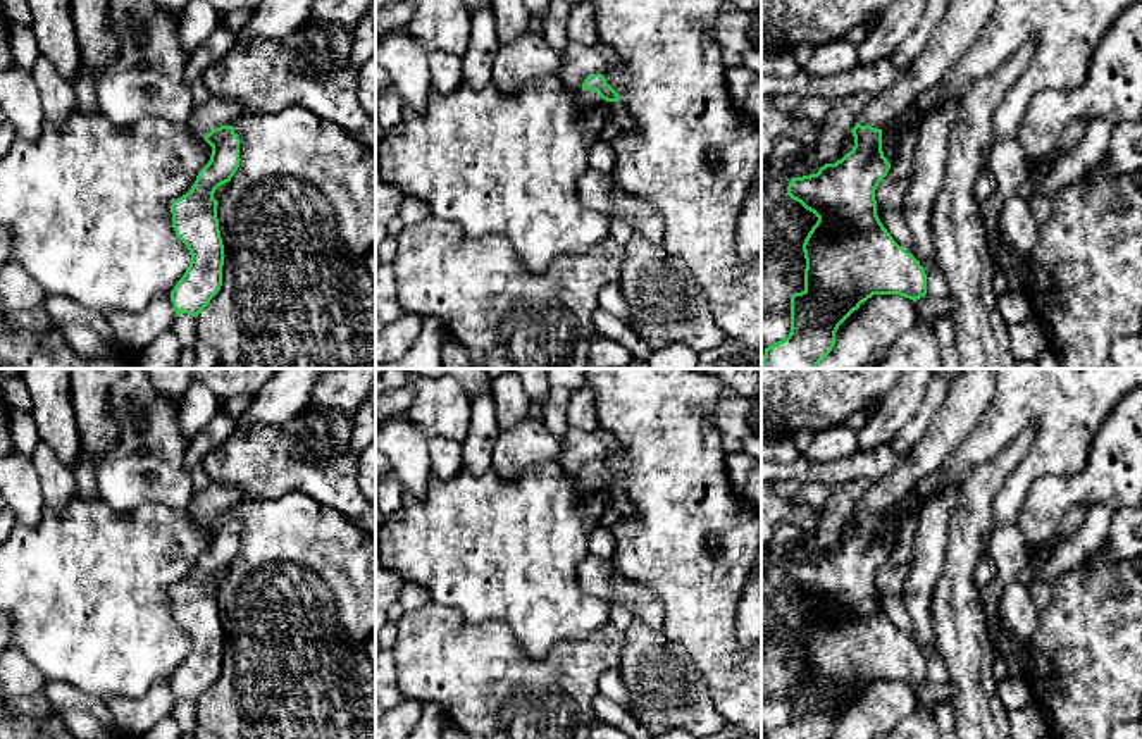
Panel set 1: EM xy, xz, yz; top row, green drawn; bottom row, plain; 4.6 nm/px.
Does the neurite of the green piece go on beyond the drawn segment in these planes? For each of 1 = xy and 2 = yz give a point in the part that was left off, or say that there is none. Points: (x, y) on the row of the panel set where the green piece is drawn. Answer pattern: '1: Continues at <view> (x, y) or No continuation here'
1: Continues at xy (217, 111)
2: Continues at yz (963, 19)

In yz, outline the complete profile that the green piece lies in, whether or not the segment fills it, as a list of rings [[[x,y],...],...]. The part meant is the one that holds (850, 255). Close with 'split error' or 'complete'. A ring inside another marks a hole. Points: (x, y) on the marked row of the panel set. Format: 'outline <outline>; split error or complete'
outline [[[947,0],[944,17],[928,38],[923,53],[911,64],[906,78],[872,96],[851,129],[854,146],[835,164],[816,174],[792,177],[787,195],[813,212],[818,220],[808,233],[804,289],[791,296],[791,332],[765,348],[761,369],[816,369],[832,351],[839,326],[873,295],[899,295],[913,301],[927,295],[927,274],[920,262],[899,246],[877,215],[875,189],[891,164],[882,152],[882,131],[913,109],[918,95],[954,71],[996,9],[996,0]]]; split error

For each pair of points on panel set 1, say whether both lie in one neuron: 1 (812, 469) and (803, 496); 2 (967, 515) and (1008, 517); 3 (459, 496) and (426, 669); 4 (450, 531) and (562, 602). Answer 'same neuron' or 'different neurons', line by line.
1: different neurons
2: different neurons
3: different neurons
4: same neuron

